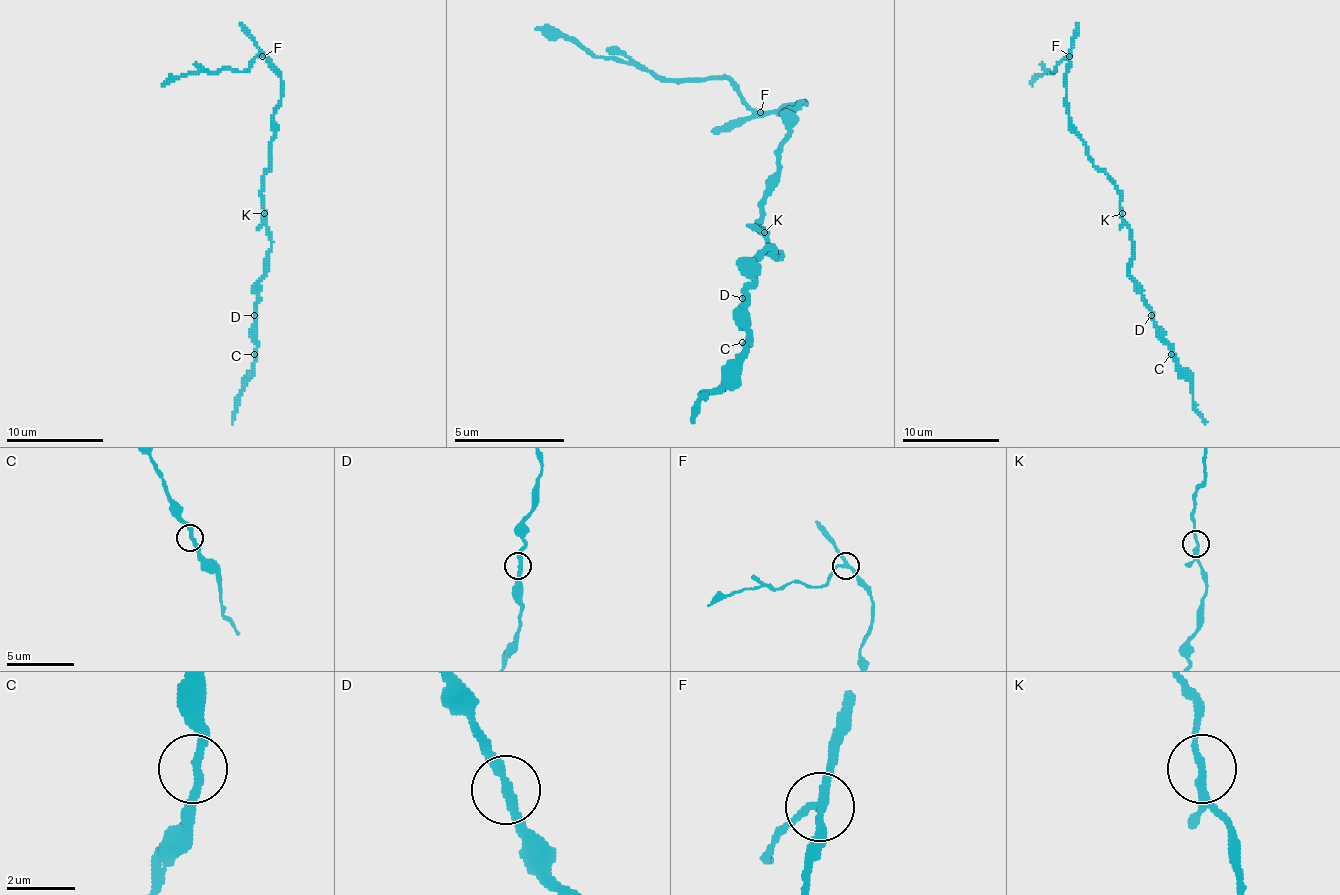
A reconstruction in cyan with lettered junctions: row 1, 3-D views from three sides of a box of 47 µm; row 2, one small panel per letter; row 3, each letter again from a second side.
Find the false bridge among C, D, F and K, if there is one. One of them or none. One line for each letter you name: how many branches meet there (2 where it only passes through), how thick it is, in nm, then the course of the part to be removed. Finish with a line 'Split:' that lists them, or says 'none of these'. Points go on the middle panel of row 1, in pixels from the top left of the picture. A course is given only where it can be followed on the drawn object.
F: Branches: 3. Thickness 220 nm. Course of the part to remove: (759, 110), (726, 77), (659, 83), (533, 28)
Split: F

